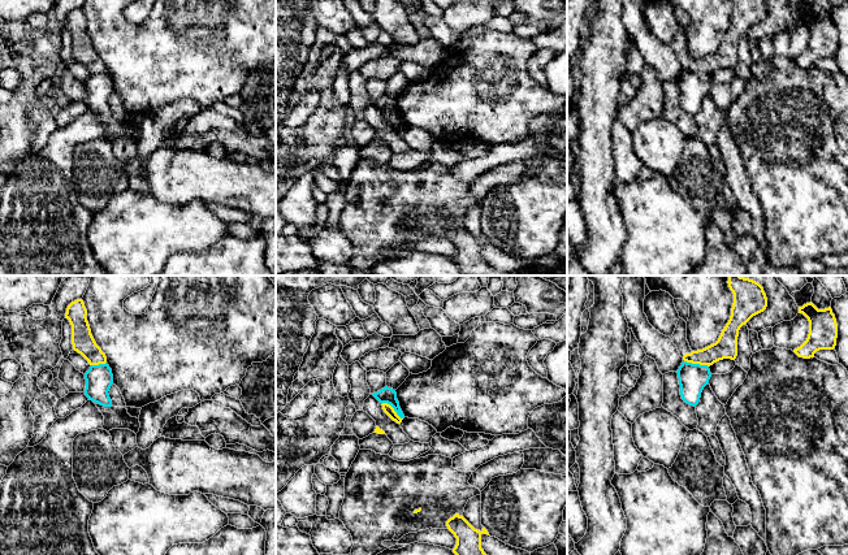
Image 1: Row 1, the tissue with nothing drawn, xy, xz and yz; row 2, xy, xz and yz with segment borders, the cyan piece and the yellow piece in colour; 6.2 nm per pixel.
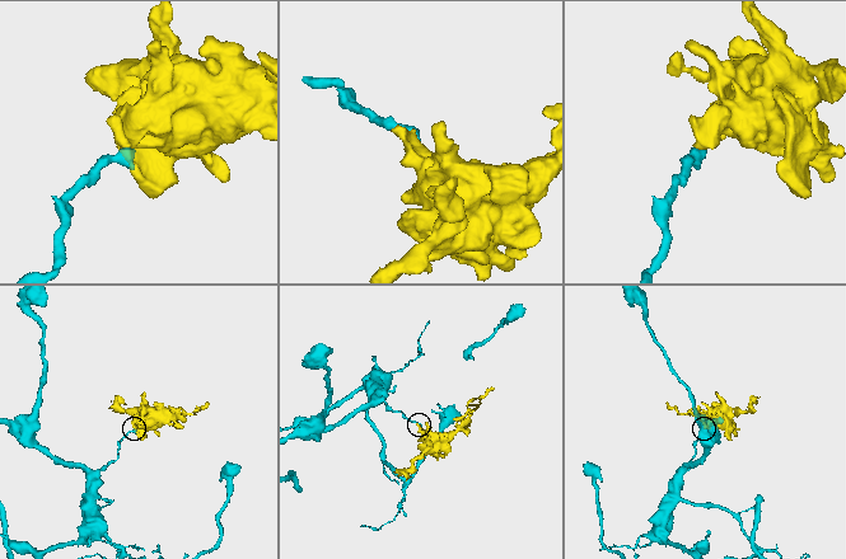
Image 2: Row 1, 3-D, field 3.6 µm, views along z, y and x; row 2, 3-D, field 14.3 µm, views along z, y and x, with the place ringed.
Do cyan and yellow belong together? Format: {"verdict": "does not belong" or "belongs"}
{"verdict": "does not belong"}

